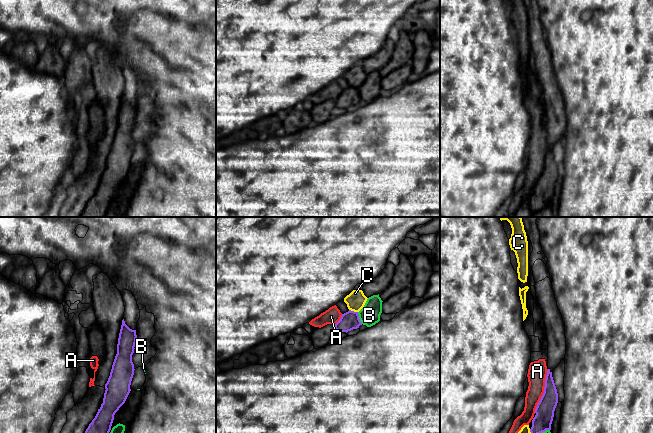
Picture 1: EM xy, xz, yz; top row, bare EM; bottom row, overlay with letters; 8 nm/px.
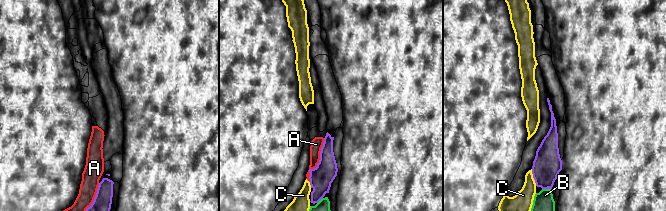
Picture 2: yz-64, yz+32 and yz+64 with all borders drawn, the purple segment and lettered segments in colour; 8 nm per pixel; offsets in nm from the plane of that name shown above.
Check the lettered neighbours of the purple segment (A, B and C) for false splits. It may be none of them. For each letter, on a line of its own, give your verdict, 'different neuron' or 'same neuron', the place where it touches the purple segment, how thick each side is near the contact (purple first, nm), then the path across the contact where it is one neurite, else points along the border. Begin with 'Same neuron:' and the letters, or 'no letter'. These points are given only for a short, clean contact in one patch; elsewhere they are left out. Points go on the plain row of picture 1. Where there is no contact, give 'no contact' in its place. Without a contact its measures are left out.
Same neuron: no letter
A: different neuron; contact yz (544, 167); calibres 150 and 150 nm
B: different neuron; contact xz (358, 94); calibres 150 and 170 nm
C: different neuron; contact xz (353, 87); calibres 150 and 150 nm

